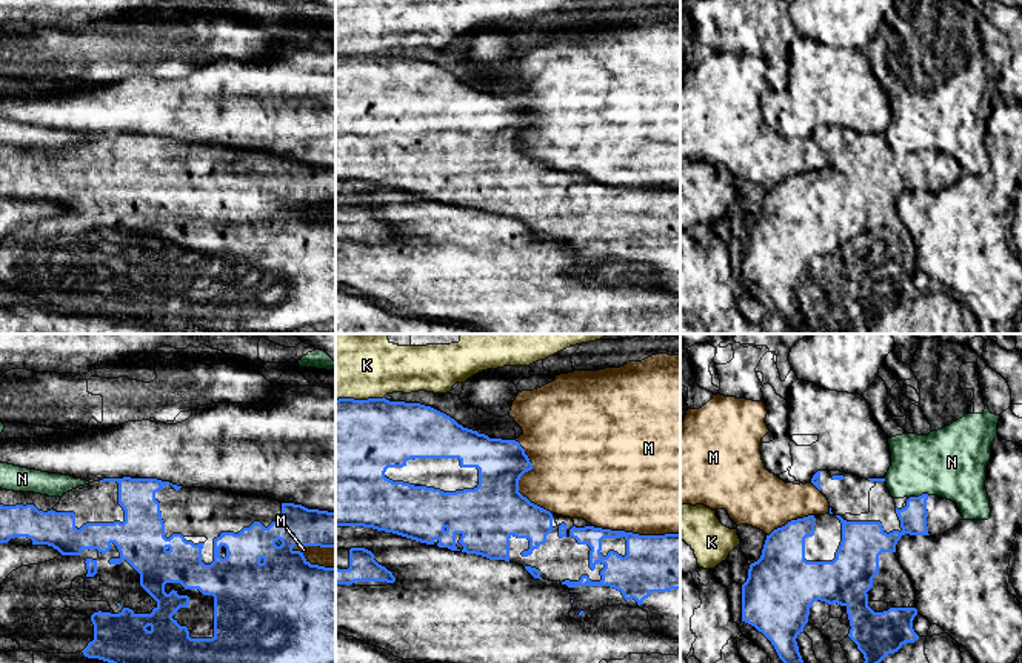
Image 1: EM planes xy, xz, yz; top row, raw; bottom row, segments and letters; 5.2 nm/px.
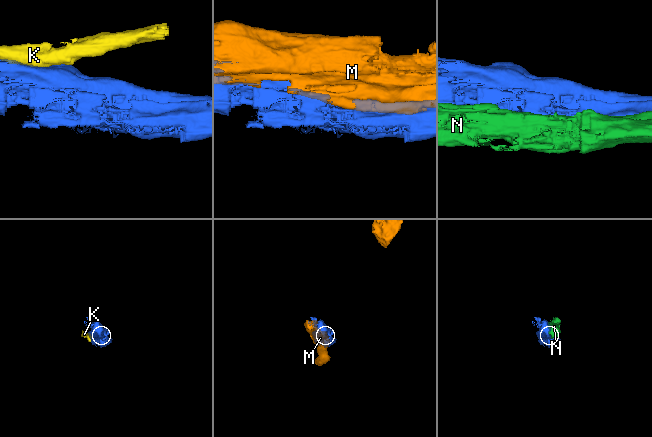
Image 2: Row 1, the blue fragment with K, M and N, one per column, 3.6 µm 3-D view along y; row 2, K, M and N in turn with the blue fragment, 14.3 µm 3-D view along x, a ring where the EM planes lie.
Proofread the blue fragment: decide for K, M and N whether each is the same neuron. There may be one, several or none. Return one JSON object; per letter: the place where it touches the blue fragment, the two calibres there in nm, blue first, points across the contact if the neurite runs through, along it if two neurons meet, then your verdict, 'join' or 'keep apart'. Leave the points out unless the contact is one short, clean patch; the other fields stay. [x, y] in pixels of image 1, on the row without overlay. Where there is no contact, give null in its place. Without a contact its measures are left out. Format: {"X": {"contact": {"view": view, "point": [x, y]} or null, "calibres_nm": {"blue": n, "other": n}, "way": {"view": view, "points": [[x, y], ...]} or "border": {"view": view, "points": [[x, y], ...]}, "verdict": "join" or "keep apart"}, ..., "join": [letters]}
{"K": {"contact": {"view": "xz", "point": [359, 56]}, "calibres_nm": {"blue": 480, "other": 280}, "verdict": "keep apart"}, "M": {"contact": {"view": "xz", "point": [519, 134]}, "calibres_nm": {"blue": 320, "other": 380}, "verdict": "keep apart"}, "N": {"contact": {"view": "yz", "point": [919, 151]}, "calibres_nm": {"blue": 140, "other": 360}, "verdict": "keep apart"}, "join": []}

